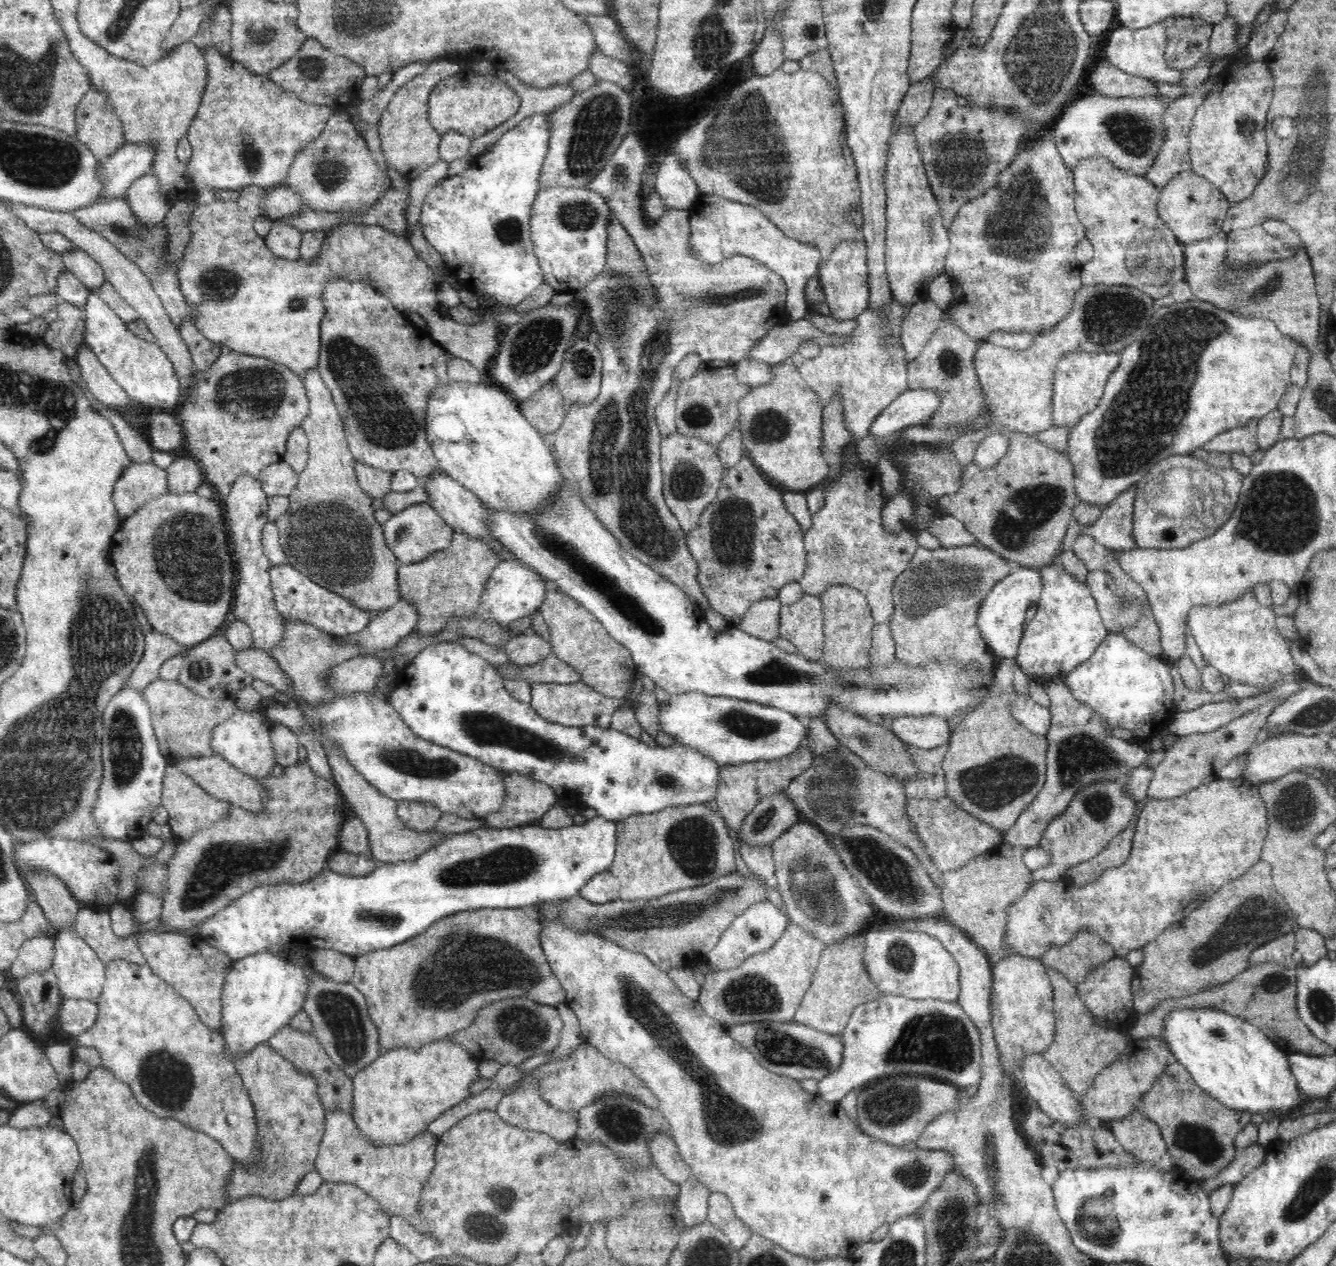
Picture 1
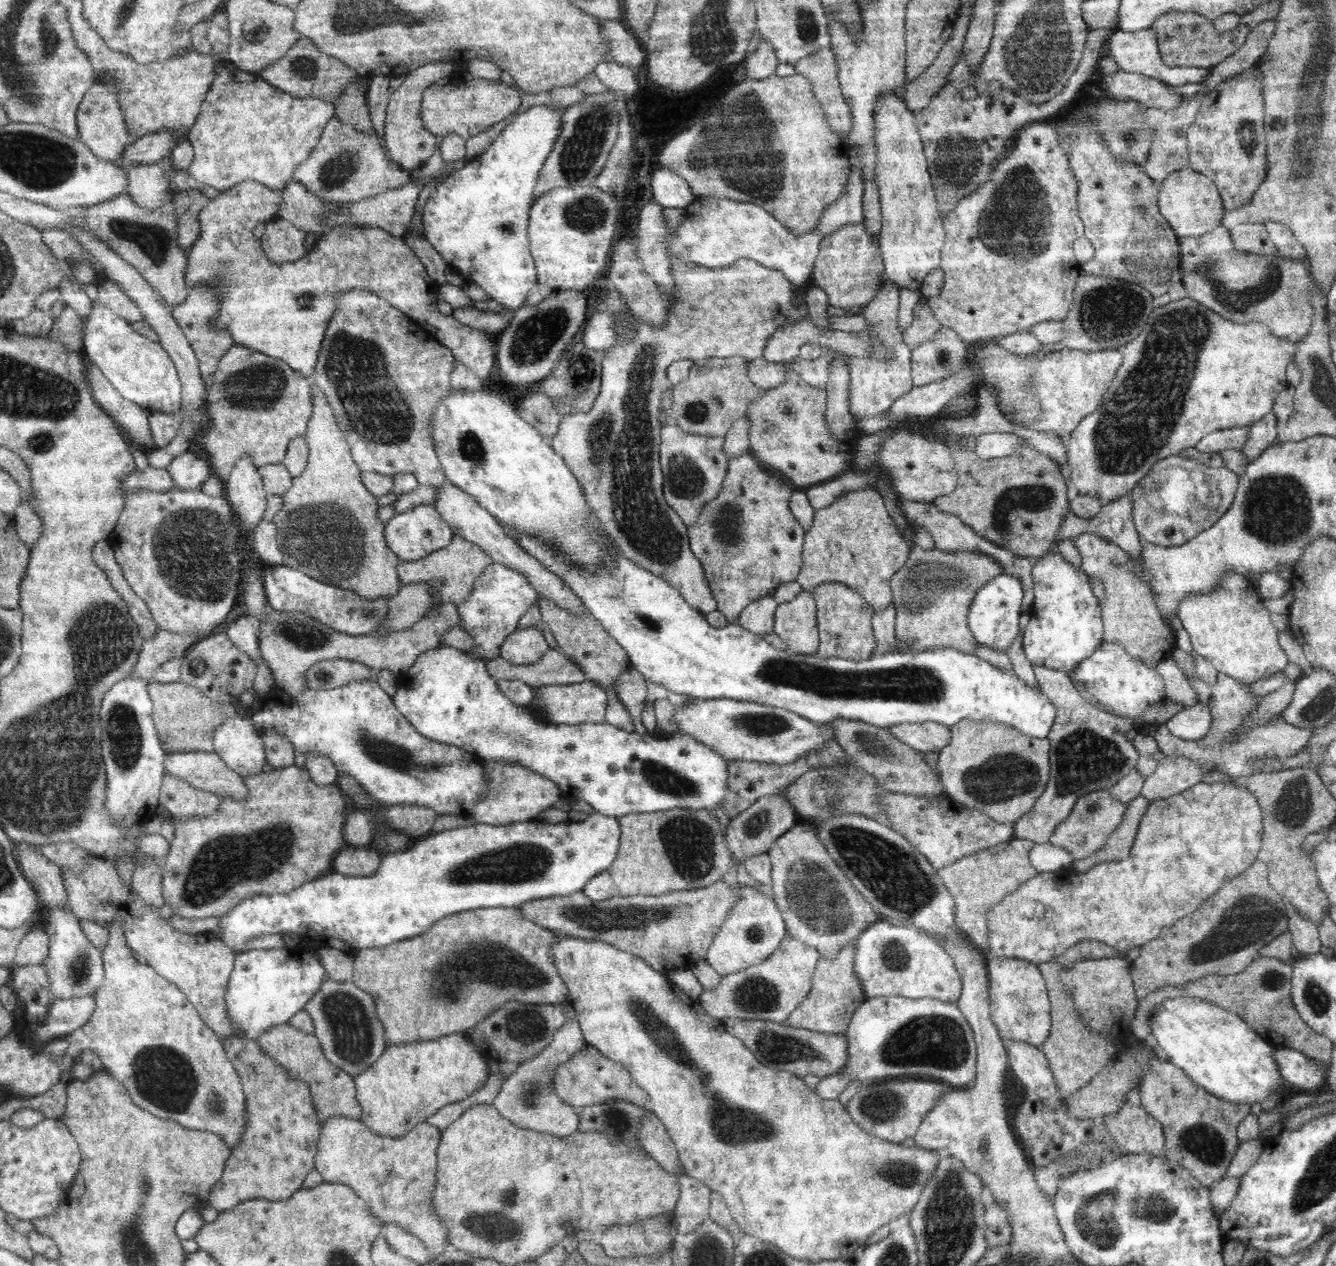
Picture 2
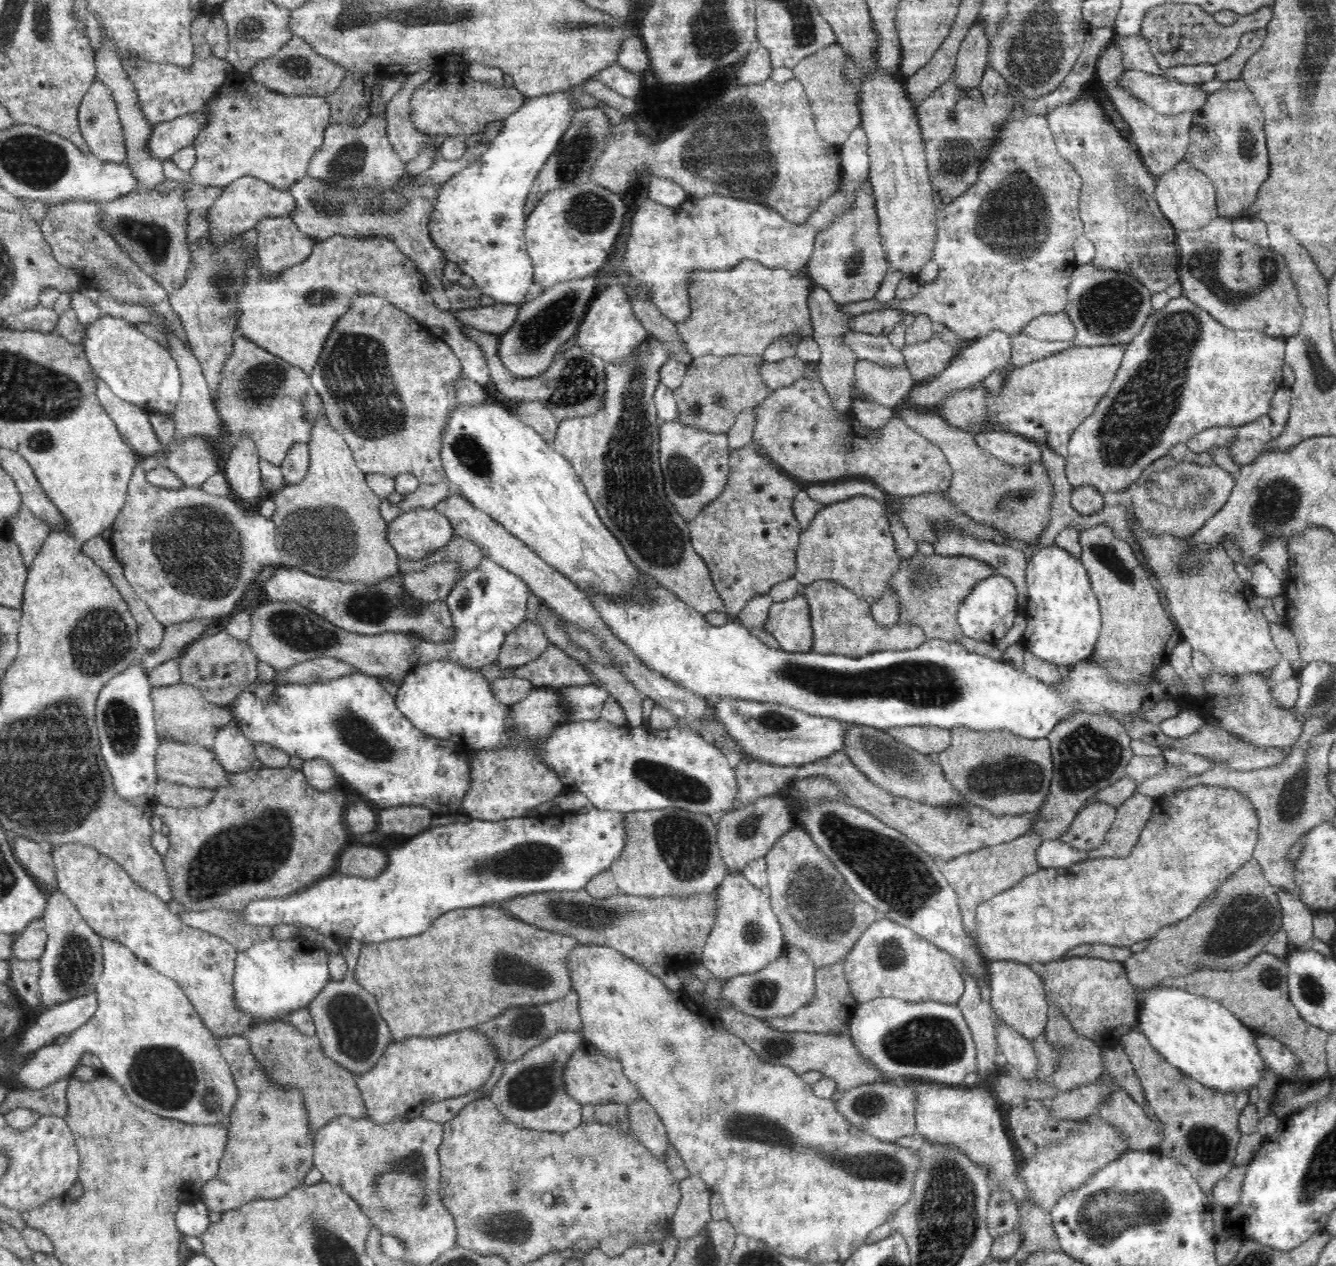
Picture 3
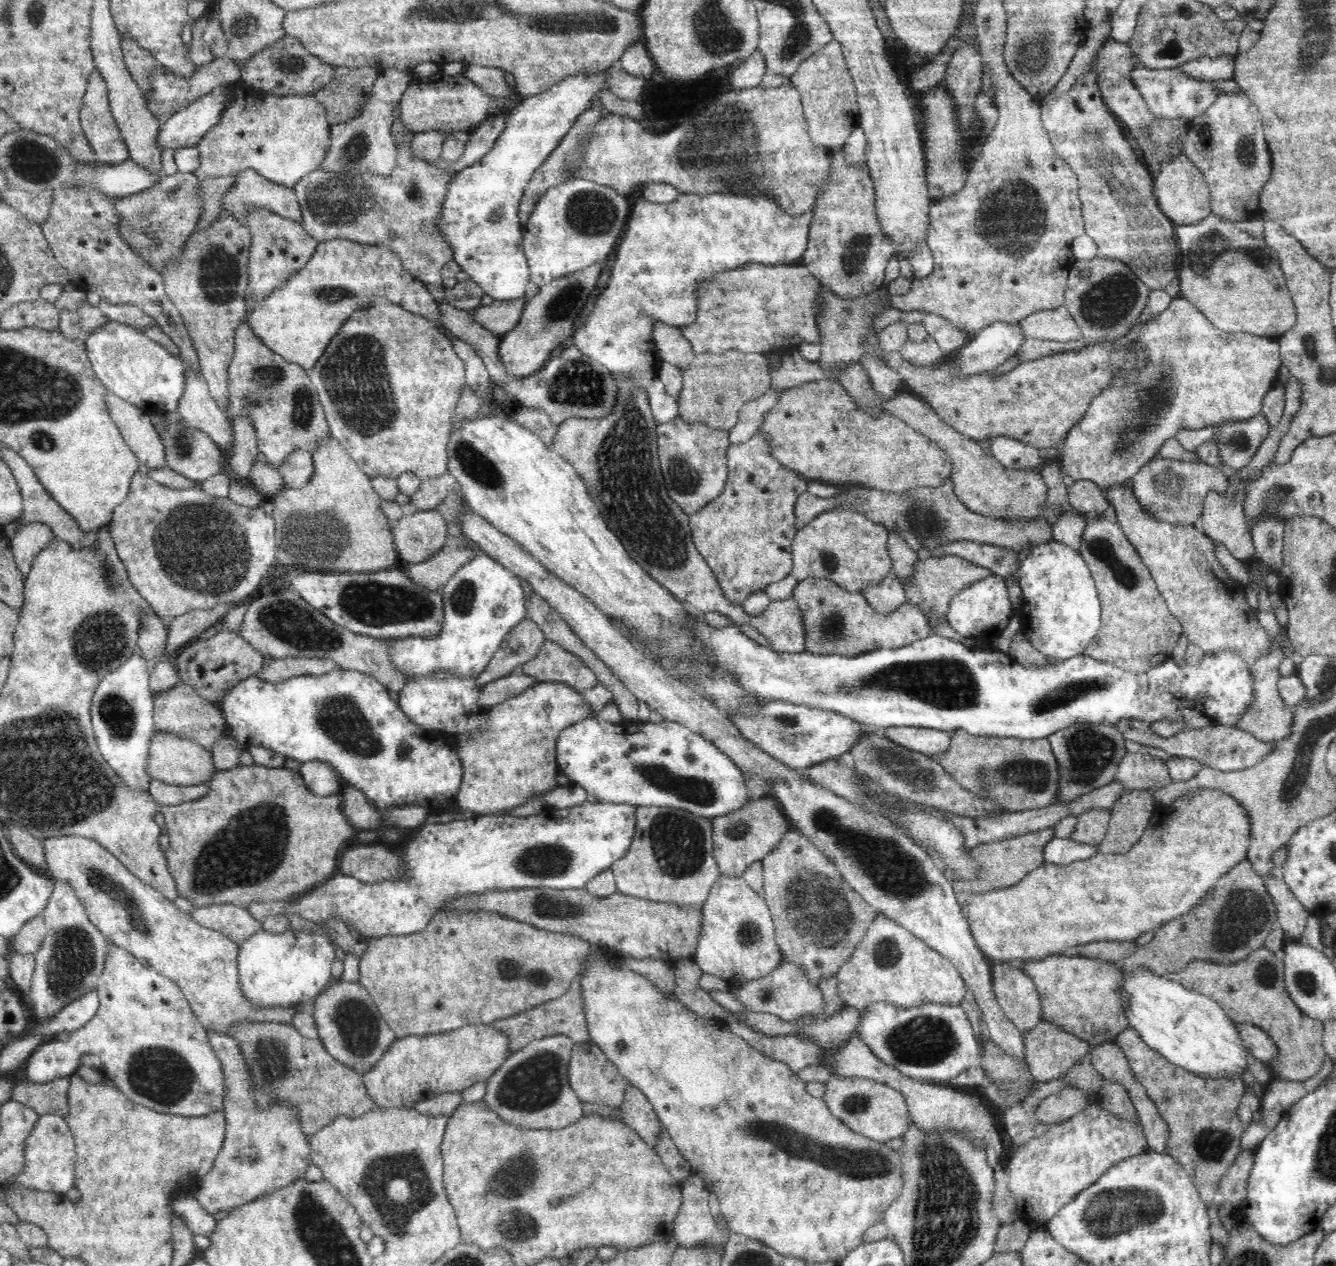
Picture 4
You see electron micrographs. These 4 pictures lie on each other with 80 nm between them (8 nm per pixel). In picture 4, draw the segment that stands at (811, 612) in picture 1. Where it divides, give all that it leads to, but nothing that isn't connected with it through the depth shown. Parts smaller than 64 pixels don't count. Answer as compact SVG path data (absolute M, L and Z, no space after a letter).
M614 374L617 382L617 401L618 404L614 406L614 410L608 413L604 418L567 418L564 422L561 422L557 426L557 433L552 442L552 448L566 461L568 461L580 475L580 478L584 481L584 484L587 486L589 495L592 497L592 500L595 502L595 505L598 507L598 510L602 513L606 524L610 527L612 532L616 533L616 536L621 540L621 543L625 546L625 549L628 551L628 554L654 579L657 580L666 590L669 590L678 600L681 600L685 604L689 605L693 610L696 610L697 613L703 615L708 612L718 612L730 620L730 623L734 625L750 625L771 643L770 648L775 652L782 653L802 653L806 651L806 630L804 629L803 615L796 603L796 599L792 597L788 600L780 601L771 601L768 605L768 609L758 617L750 617L746 615L744 608L741 606L734 606L723 593L717 578L714 576L713 570L709 567L709 564L706 562L706 559L701 555L701 552L698 552L698 549L694 546L692 538L692 529L689 525L689 516L682 512L682 509L672 500L672 497L669 495L667 488L665 487L664 477L661 471L661 464L659 463L659 454L658 454L658 445L657 445L657 425L652 417L652 410L650 409L650 404L648 401L648 393L644 391L644 387L632 388L630 381L626 377L618 378Z

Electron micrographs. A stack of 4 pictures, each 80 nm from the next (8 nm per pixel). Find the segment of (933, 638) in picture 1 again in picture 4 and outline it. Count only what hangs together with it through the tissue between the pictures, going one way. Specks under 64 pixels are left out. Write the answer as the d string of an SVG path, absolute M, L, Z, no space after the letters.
M948 555L945 557L931 556L923 561L918 559L914 563L913 568L914 572L908 582L906 577L902 575L898 576L905 590L905 600L917 606L918 609L926 615L926 619L930 619L930 622L932 621L932 618L930 618L930 614L932 613L940 616L942 620L946 620L950 600L952 600L958 592L962 592L964 588L968 588L968 586L974 582L993 575L990 569L978 566L976 563L972 563L968 559L956 555Z

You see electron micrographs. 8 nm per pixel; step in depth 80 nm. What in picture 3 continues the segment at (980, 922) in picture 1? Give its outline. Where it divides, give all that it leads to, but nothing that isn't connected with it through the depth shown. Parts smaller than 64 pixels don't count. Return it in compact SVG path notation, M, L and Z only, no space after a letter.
M1028 832L1028 834L1019 836L1016 840L962 854L954 860L948 860L948 862L935 861L941 873L956 892L963 925L975 944L976 908L978 908L978 904L1013 888L1024 876L1040 870L1040 865L1036 860L1036 851L1042 841L1039 834Z

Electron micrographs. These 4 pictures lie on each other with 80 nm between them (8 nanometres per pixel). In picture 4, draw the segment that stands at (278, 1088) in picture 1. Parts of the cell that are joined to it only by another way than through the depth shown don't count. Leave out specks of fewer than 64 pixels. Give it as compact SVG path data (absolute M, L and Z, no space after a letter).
M207 1030L208 1043L214 1049L216 1057L222 1063L222 1071L224 1071L224 1083L226 1083L227 1096L224 1102L224 1112L227 1121L226 1135L224 1144L214 1162L214 1167L208 1170L206 1176L198 1178L198 1183L193 1189L196 1201L204 1207L207 1213L211 1215L220 1212L220 1210L228 1210L242 1206L256 1200L256 1198L270 1196L276 1190L282 1190L286 1186L290 1186L292 1182L303 1178L304 1172L311 1166L311 1149L308 1136L304 1135L299 1120L299 1115L289 1104L276 1104L276 1106L268 1106L268 1108L259 1108L255 1102L255 1090L252 1087L252 1075L248 1071L248 1063L244 1059L244 1055L240 1053L240 1045L236 1038L230 1037L228 1034L220 1034L212 1030Z

